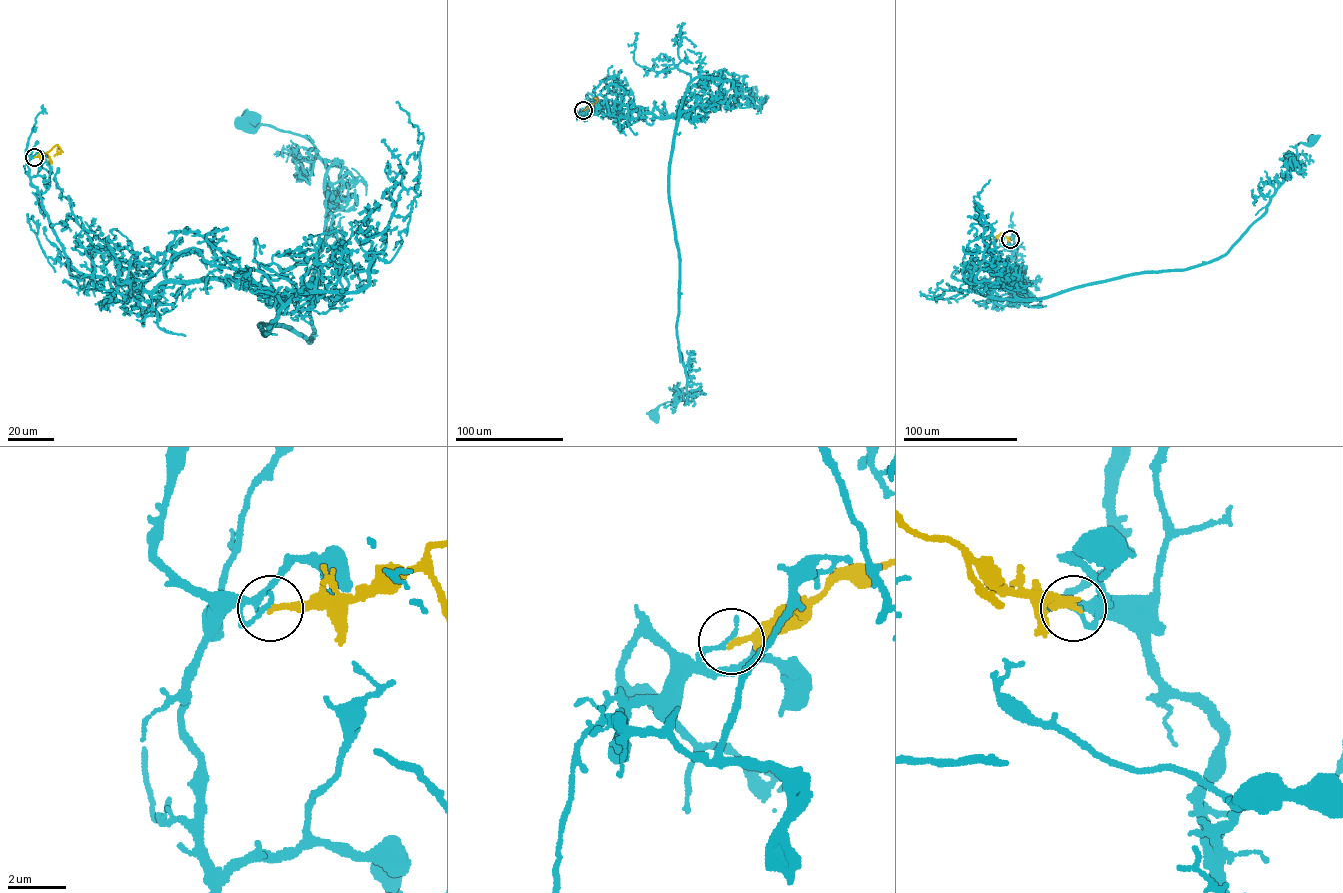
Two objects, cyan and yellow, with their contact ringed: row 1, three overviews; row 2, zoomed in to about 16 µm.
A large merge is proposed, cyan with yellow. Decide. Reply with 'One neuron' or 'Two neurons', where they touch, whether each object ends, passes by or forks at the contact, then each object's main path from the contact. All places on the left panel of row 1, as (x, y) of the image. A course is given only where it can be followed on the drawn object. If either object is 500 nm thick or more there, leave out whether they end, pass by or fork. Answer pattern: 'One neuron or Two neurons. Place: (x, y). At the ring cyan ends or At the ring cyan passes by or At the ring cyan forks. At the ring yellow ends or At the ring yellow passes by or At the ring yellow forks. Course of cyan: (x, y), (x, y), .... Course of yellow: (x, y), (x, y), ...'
Two neurons. Place: (34, 157). At the ring cyan ends. At the ring yellow ends. Course of cyan: (35, 157), (77, 271), (262, 284), (262, 331), (309, 343), (327, 167), (250, 124). Course of yellow: (35, 157), (44, 155), (57, 145), (60, 151), (58, 153), (57, 148)

